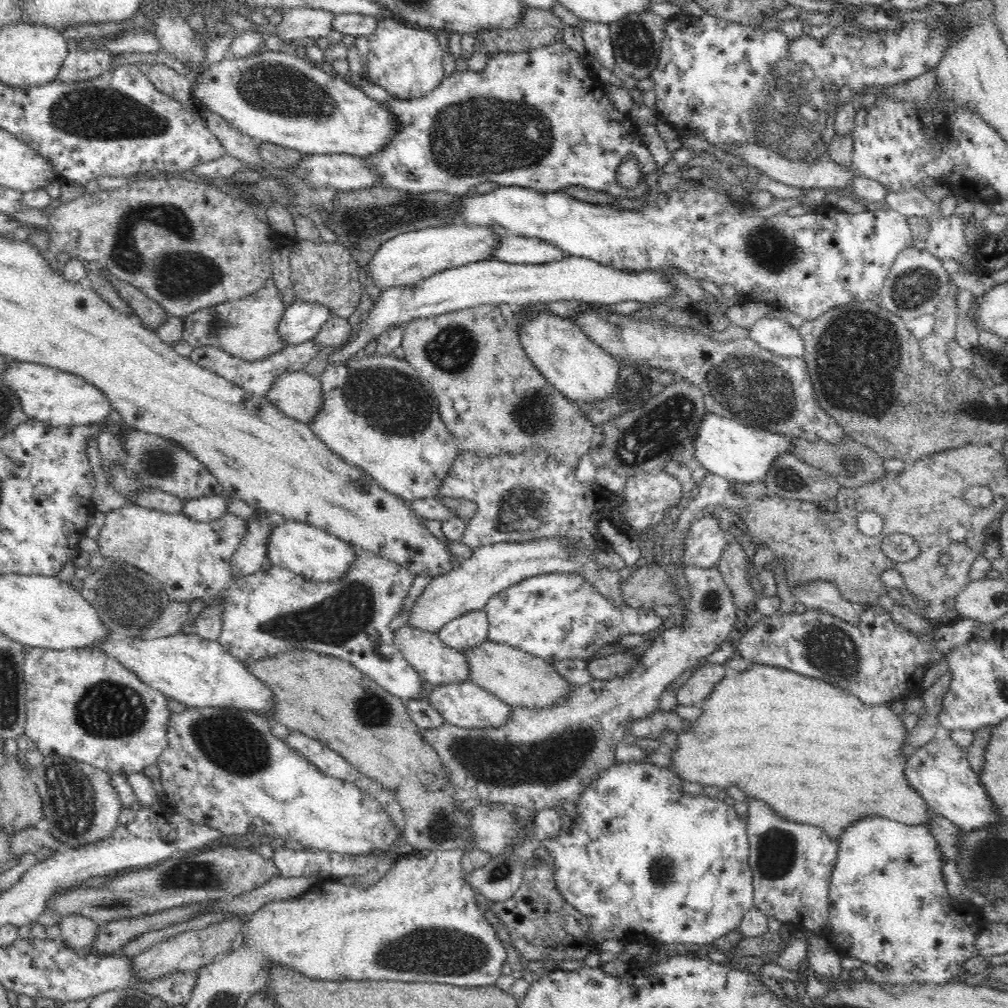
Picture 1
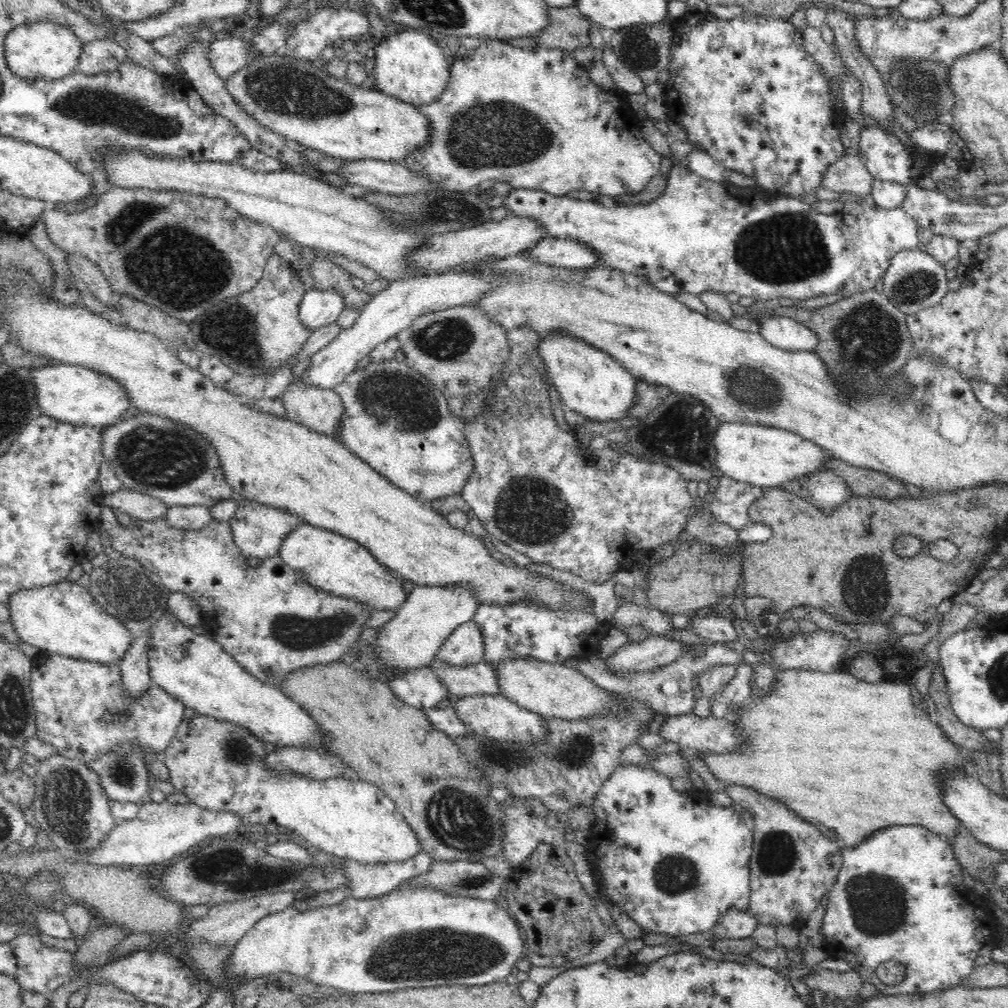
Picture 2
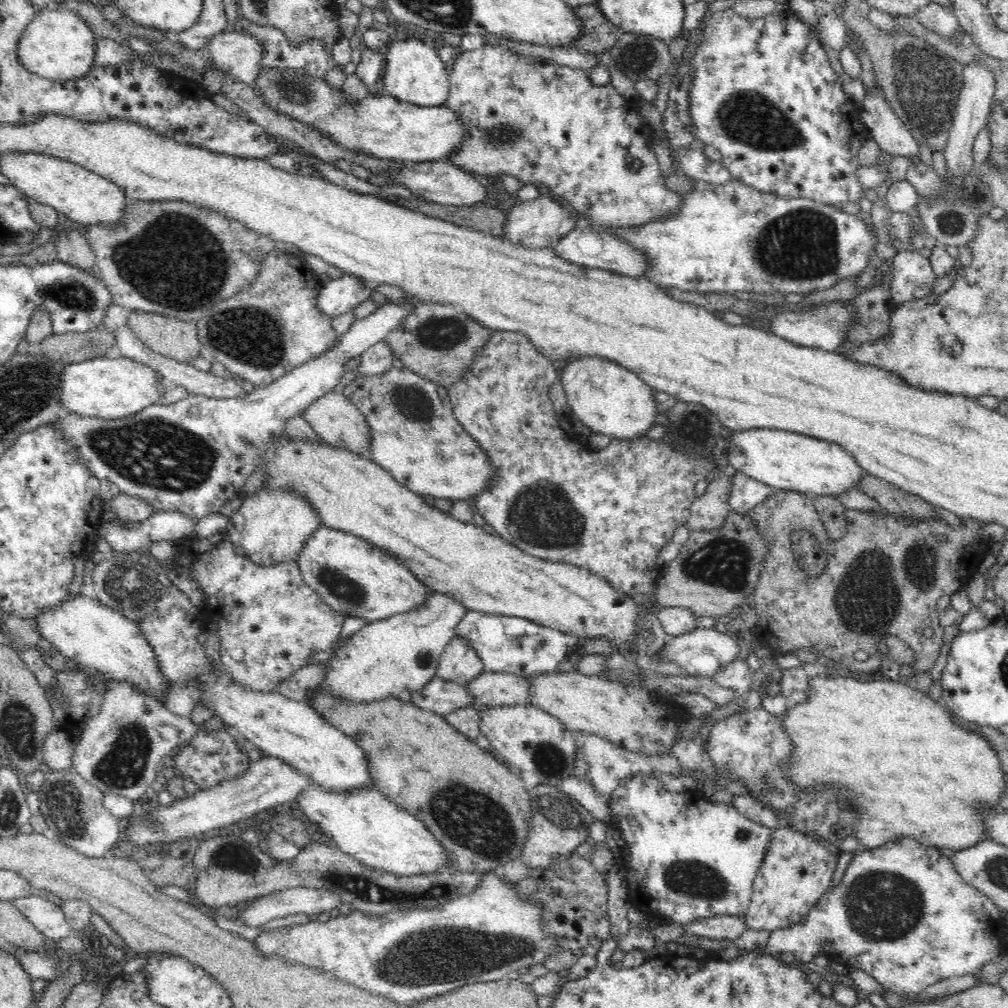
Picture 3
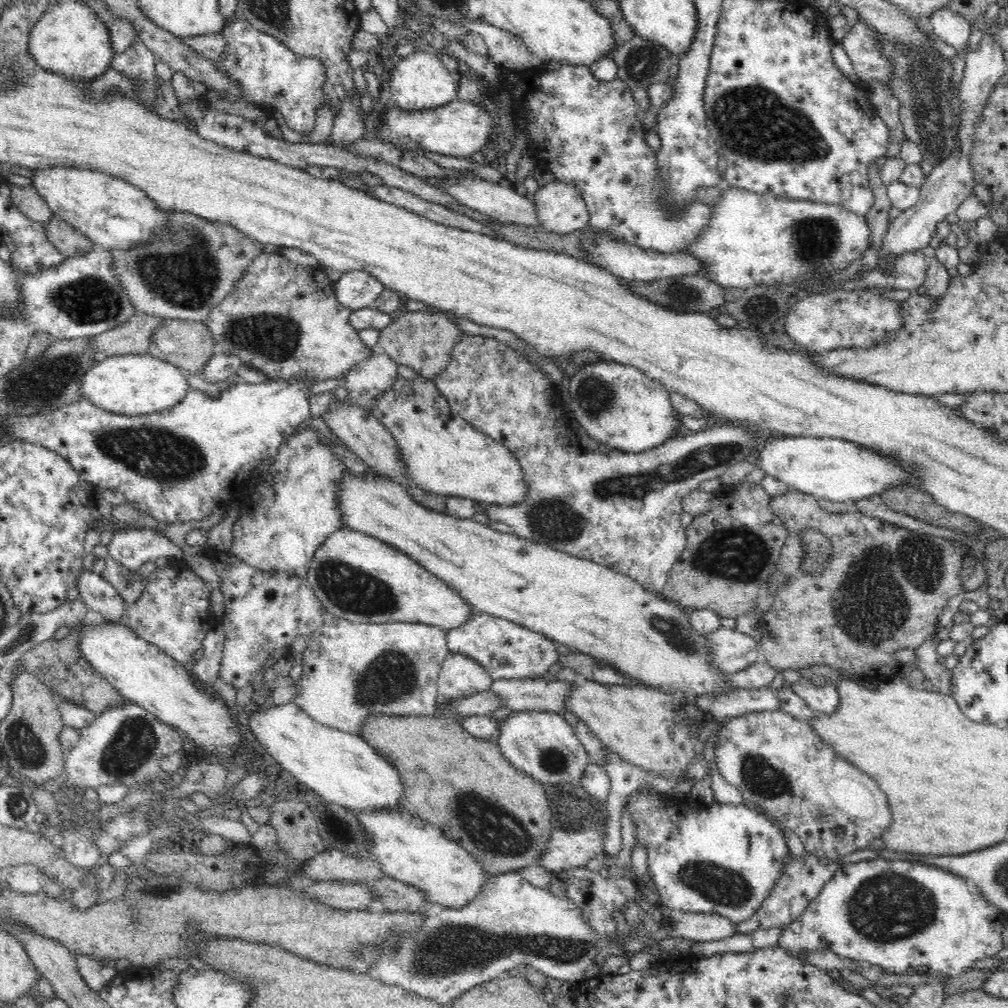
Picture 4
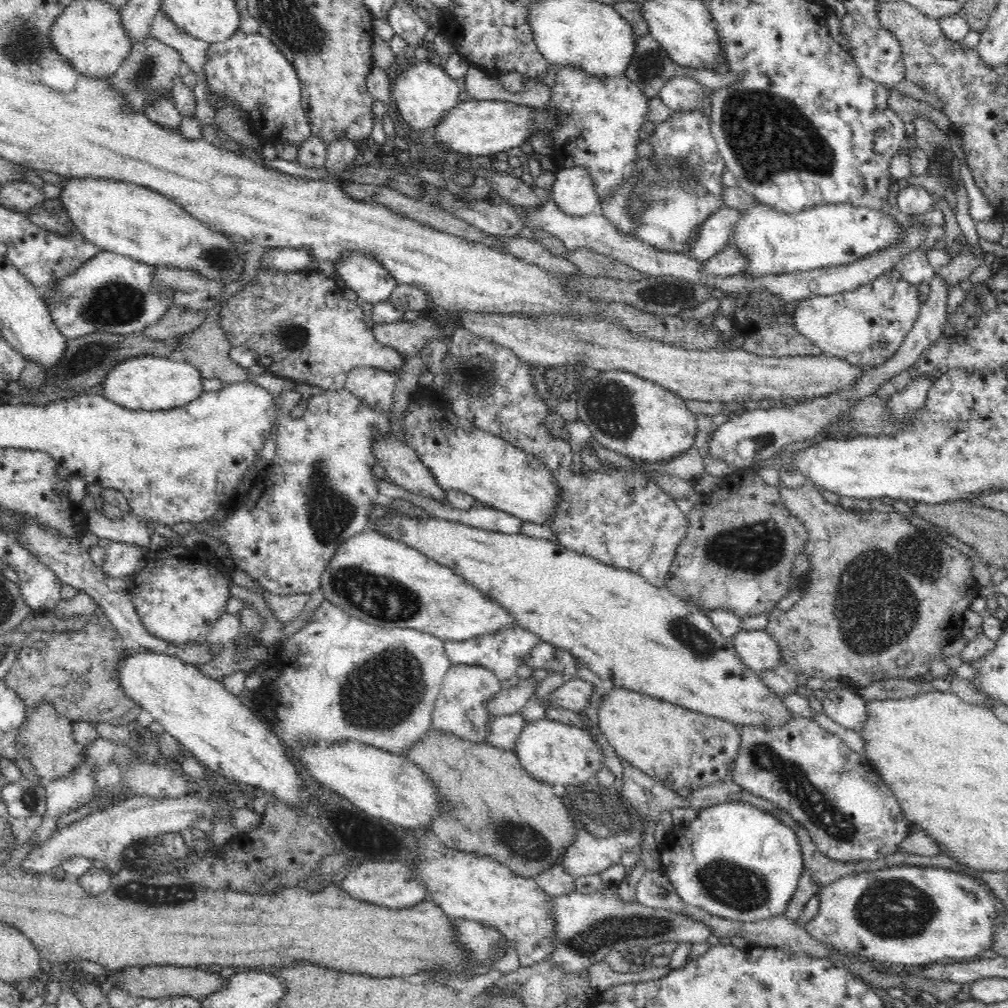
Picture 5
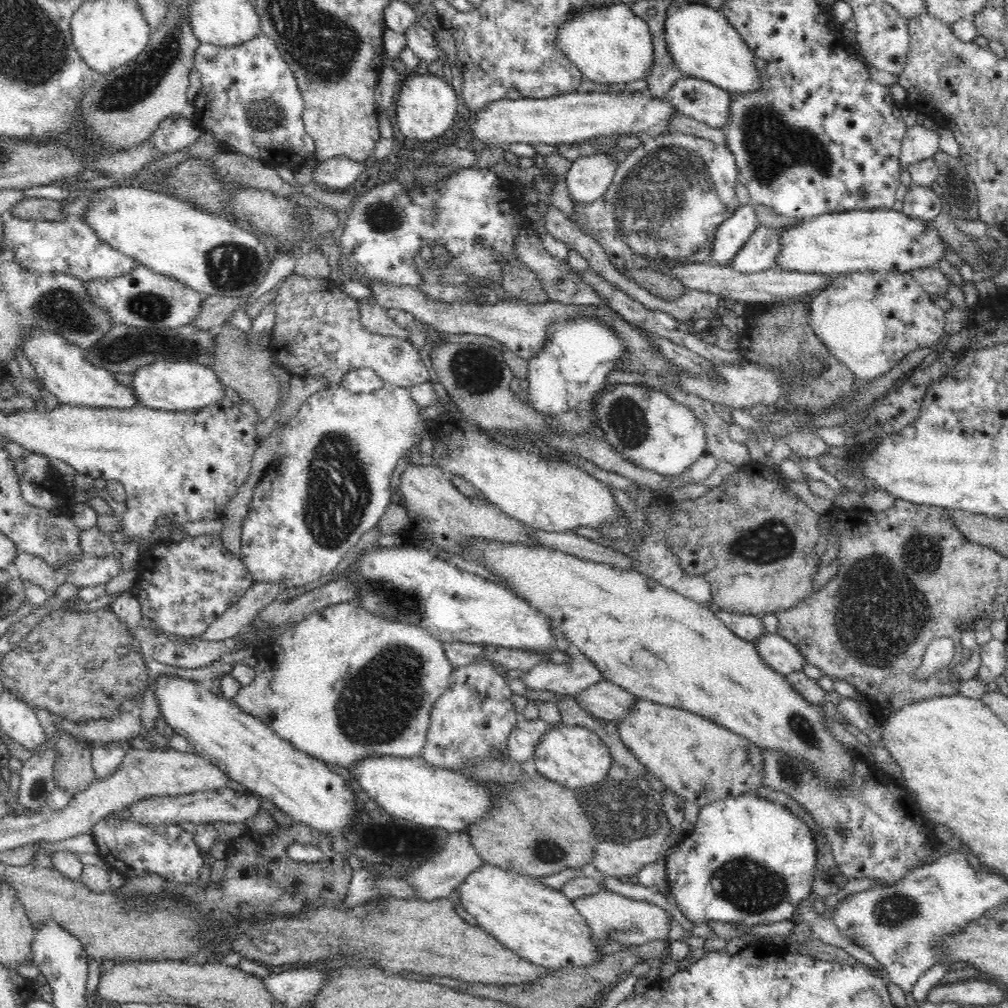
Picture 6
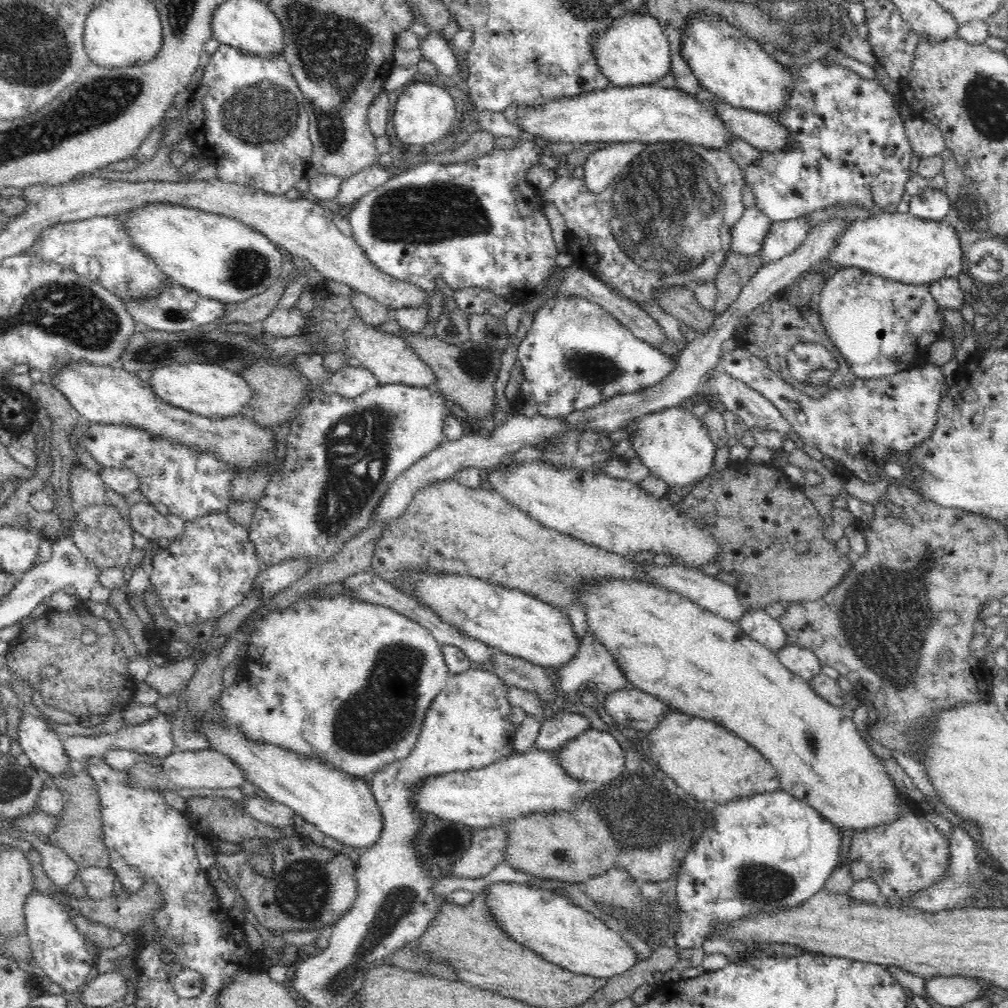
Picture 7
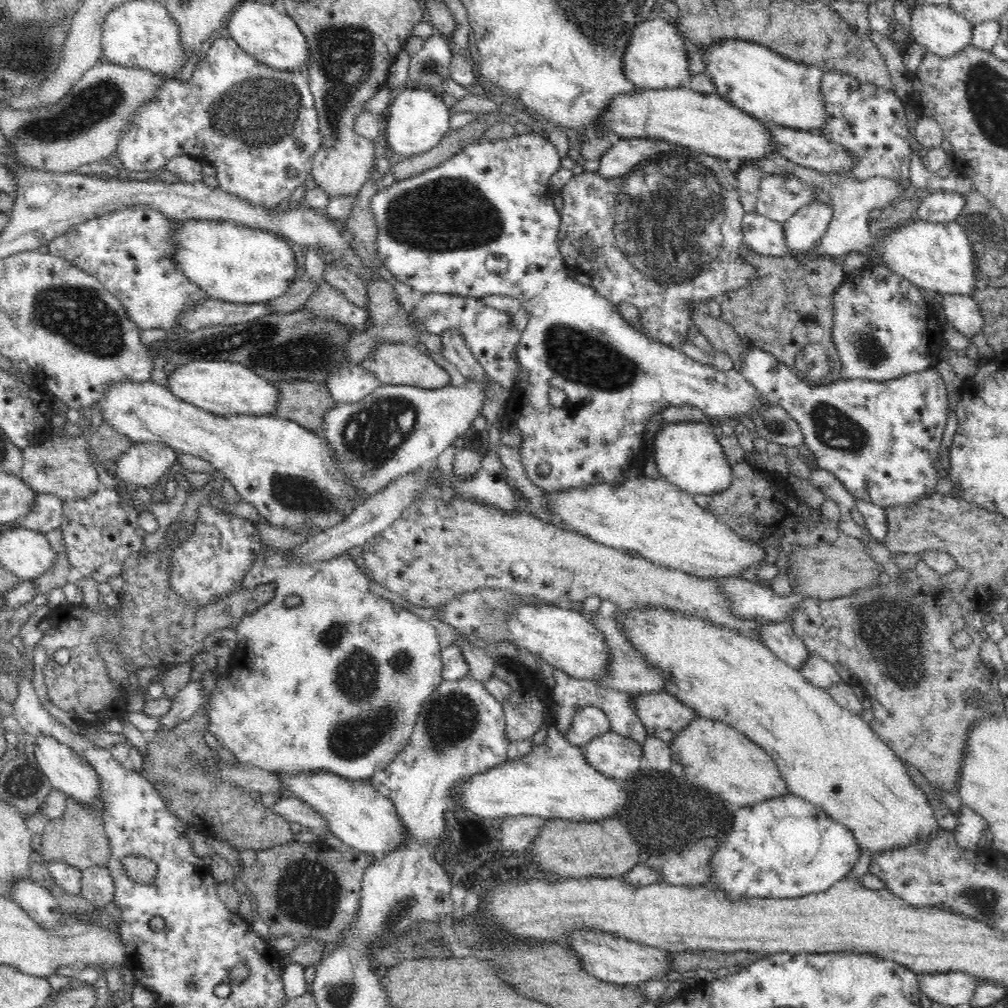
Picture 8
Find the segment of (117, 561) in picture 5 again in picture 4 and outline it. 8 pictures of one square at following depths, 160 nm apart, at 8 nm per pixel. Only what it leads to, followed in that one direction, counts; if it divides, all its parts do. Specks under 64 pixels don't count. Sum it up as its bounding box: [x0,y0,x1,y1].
[107,524,182,571]

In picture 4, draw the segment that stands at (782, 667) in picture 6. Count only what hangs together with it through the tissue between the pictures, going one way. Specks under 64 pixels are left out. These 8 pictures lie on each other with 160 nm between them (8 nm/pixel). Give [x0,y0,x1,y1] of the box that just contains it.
[705,627,763,675]

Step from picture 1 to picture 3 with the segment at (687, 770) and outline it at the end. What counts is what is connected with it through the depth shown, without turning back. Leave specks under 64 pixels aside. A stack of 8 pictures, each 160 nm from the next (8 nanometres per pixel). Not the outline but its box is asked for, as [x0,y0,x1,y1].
[781,672,1006,853]

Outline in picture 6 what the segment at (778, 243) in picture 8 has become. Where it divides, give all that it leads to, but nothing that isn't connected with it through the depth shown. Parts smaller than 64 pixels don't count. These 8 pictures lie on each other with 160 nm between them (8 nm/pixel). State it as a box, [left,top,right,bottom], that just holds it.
[711,204,759,265]

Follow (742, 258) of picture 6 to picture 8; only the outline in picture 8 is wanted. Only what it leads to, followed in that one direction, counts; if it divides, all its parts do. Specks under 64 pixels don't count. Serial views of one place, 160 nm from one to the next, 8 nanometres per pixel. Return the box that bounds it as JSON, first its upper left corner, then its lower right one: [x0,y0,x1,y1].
[783,201,833,256]

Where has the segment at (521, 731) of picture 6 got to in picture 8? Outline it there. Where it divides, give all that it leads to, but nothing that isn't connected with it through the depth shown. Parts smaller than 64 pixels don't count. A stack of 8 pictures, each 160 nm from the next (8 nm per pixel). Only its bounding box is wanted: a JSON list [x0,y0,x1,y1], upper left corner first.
[565,706,611,746]

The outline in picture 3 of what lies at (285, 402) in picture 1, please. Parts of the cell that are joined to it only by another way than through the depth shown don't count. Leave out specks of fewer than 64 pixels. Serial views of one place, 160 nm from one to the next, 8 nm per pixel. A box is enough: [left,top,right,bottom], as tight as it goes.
[303,391,371,458]

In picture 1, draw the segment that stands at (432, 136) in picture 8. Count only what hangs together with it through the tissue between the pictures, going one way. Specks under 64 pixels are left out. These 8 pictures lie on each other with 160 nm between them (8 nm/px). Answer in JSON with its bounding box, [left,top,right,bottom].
[367,16,445,99]

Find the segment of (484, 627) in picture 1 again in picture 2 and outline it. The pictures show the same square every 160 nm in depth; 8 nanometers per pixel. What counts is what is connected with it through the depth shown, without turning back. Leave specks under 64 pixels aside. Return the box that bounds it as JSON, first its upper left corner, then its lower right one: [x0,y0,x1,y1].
[438,619,484,666]

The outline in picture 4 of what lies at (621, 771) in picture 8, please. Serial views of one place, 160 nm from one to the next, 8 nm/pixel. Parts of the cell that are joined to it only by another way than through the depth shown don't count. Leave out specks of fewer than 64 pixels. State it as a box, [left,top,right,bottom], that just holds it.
[497,711,589,786]

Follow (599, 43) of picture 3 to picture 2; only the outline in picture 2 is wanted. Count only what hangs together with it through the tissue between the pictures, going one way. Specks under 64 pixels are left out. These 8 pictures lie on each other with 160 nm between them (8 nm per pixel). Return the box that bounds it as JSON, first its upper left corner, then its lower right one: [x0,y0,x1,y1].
[533,5,596,54]

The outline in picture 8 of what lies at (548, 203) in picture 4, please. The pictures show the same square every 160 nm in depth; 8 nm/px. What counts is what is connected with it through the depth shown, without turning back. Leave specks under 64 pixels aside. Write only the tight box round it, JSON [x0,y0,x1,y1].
[598,138,682,179]

